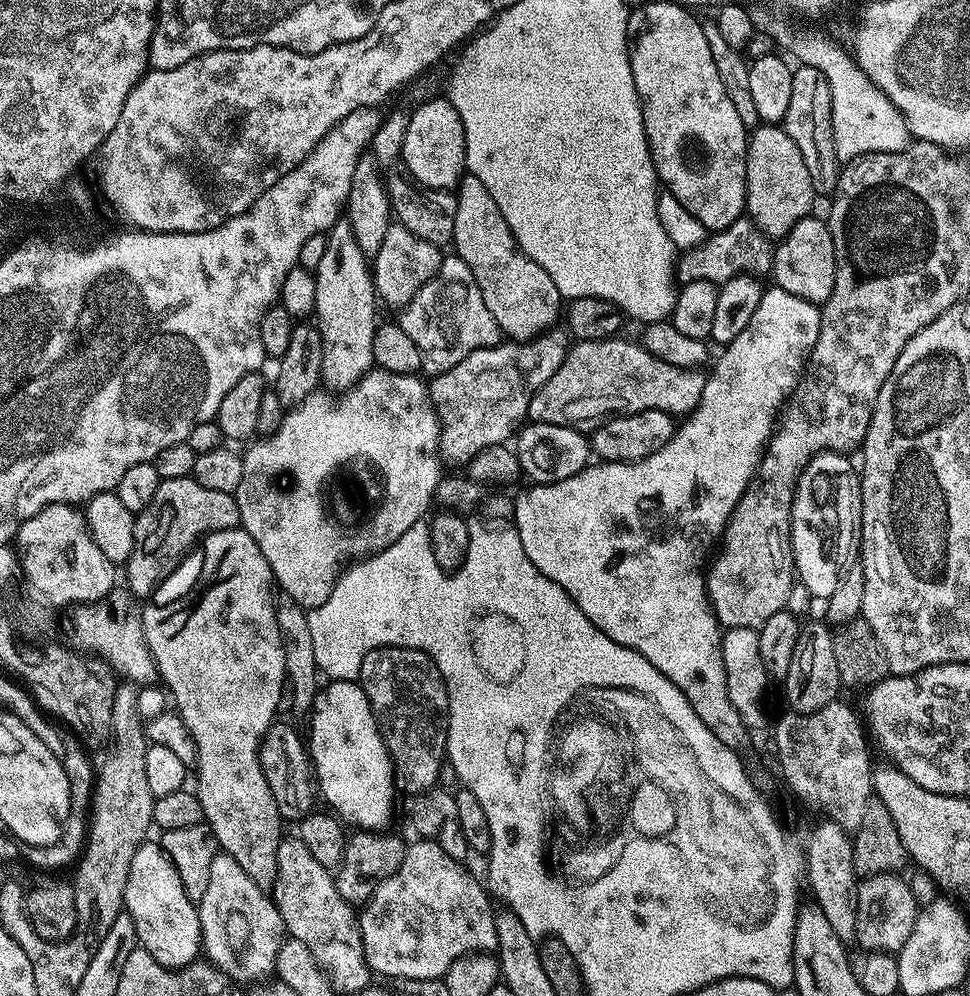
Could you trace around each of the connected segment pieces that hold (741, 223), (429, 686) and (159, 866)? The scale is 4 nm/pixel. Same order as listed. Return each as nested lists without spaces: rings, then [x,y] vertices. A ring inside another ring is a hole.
[[[741,218],[722,231],[711,233],[697,248],[687,249],[675,261],[674,276],[680,284],[705,280],[717,286],[735,276],[767,277],[772,270],[773,251],[773,241],[764,235],[763,229],[751,218]]]
[[[379,648],[370,654],[366,654],[366,658],[360,667],[360,679],[358,683],[363,688],[366,698],[370,702],[372,713],[376,719],[376,725],[382,734],[384,745],[392,759],[392,779],[395,783],[397,793],[403,794],[405,797],[417,796],[423,792],[429,792],[431,788],[437,787],[441,783],[440,772],[444,770],[448,755],[448,691],[444,685],[444,679],[440,677],[440,672],[434,666],[431,658],[425,652],[415,652],[413,648]]]
[[[145,842],[134,854],[134,862],[130,862],[130,874],[126,878],[124,907],[130,918],[134,918],[139,947],[149,952],[162,967],[179,970],[197,963],[202,952],[200,913],[186,894],[182,878],[178,878],[178,870],[174,870],[159,843]]]

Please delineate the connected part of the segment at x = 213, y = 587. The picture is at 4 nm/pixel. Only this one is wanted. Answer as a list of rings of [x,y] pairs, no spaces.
[[[237,526],[211,532],[209,536],[204,537],[203,547],[204,561],[200,564],[200,573],[196,576],[196,585],[181,600],[172,600],[169,604],[152,604],[149,608],[145,607],[142,612],[144,633],[146,634],[148,649],[156,663],[159,679],[161,681],[164,679],[162,681],[163,687],[166,689],[175,711],[179,712],[186,730],[190,730],[190,734],[194,738],[194,746],[196,747],[196,762],[194,765],[196,785],[194,785],[194,791],[197,798],[202,802],[204,819],[216,836],[217,845],[223,849],[226,855],[234,858],[234,862],[238,862],[238,866],[242,866],[242,870],[246,870],[246,874],[250,874],[250,878],[254,878],[256,885],[268,890],[271,889],[272,880],[278,870],[278,846],[282,839],[282,831],[280,832],[282,821],[278,806],[274,802],[274,794],[270,794],[270,786],[266,782],[266,774],[260,761],[260,748],[264,744],[264,737],[267,736],[277,719],[278,696],[286,682],[282,638],[279,637],[278,618],[276,617],[277,601],[274,599],[274,593],[272,594],[274,581],[270,570],[270,562],[266,562],[266,554],[262,554],[262,550],[258,550],[258,542],[254,542],[254,538],[250,538],[250,534],[246,534],[246,530],[242,527]]]

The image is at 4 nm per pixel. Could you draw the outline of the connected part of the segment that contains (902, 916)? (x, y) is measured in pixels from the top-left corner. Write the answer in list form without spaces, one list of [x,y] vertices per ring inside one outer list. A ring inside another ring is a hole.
[[[889,874],[887,876],[865,876],[858,884],[858,918],[856,919],[855,943],[860,943],[865,953],[868,954],[898,954],[902,946],[906,946],[906,938],[916,925],[918,907],[916,908],[916,896],[912,888],[903,880],[903,875]]]

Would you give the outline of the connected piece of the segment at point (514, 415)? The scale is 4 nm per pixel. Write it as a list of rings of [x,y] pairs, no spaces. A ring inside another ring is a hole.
[[[547,330],[533,337],[532,340],[508,340],[492,348],[474,350],[458,366],[445,372],[435,373],[428,384],[428,395],[440,415],[440,445],[445,453],[453,452],[462,462],[469,462],[474,455],[495,444],[511,441],[518,429],[525,423],[528,407],[537,390],[550,378],[554,370],[562,366],[570,347],[567,331]]]

